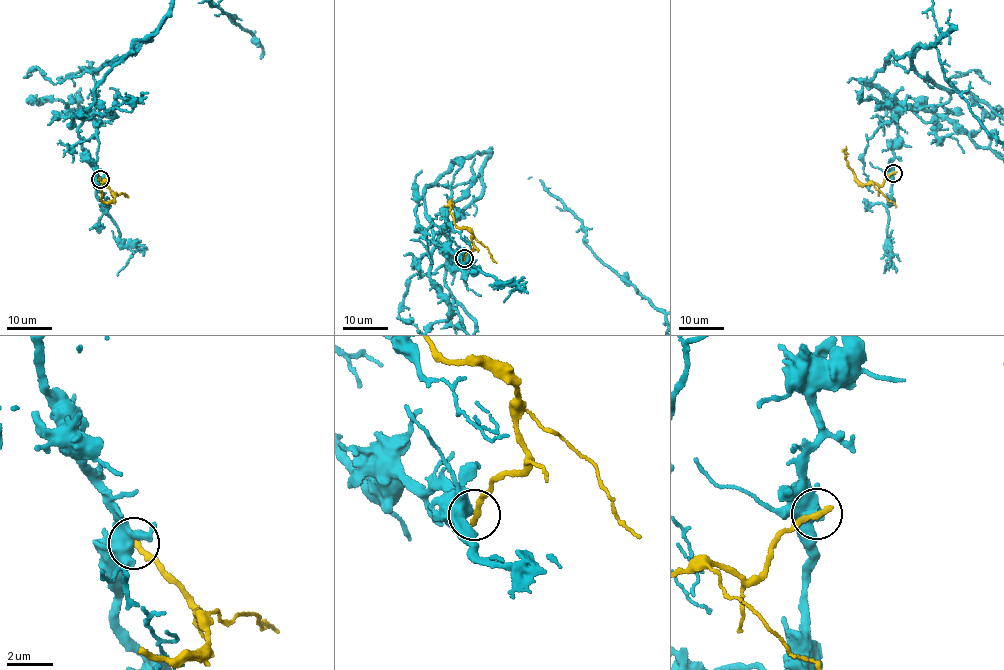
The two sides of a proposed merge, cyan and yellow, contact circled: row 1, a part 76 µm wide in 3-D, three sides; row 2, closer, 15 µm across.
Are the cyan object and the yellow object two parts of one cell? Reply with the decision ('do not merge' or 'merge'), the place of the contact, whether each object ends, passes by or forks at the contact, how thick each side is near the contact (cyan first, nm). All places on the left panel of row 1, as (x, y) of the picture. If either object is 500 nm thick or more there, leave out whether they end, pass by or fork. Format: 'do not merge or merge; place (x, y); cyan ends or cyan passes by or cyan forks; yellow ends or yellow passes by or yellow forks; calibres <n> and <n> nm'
do not merge; place (100, 179); calibres 750 and 320 nm

